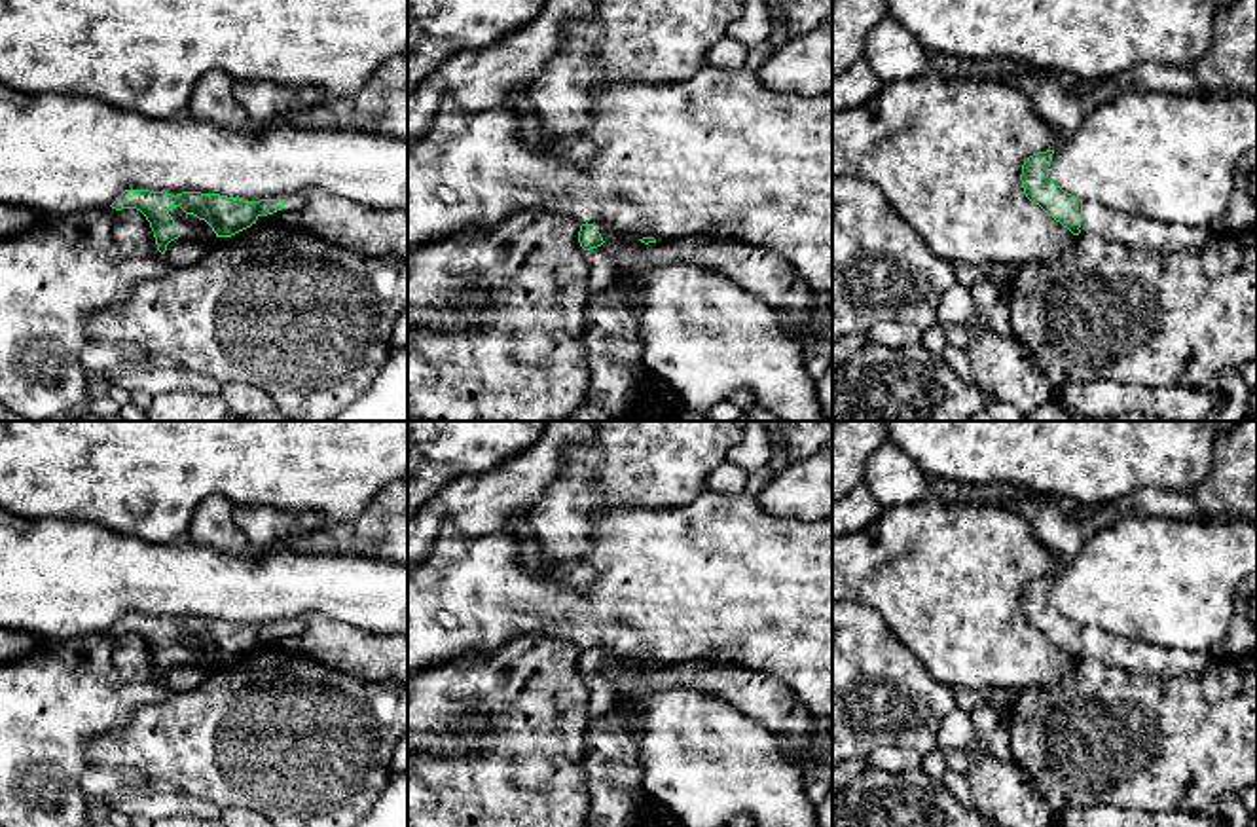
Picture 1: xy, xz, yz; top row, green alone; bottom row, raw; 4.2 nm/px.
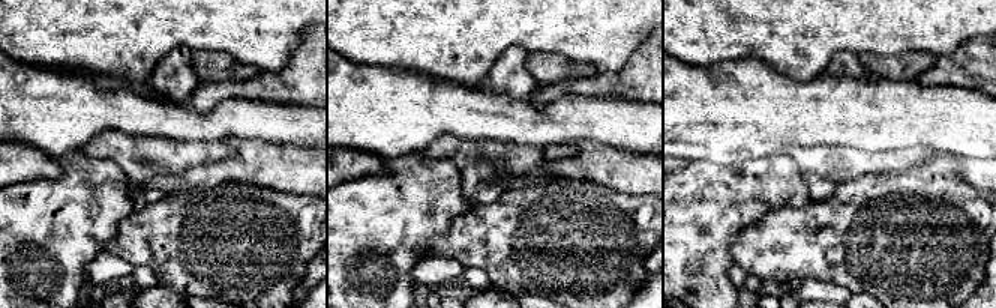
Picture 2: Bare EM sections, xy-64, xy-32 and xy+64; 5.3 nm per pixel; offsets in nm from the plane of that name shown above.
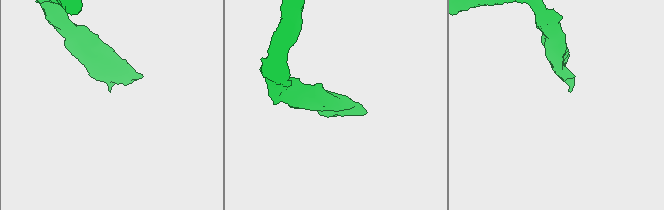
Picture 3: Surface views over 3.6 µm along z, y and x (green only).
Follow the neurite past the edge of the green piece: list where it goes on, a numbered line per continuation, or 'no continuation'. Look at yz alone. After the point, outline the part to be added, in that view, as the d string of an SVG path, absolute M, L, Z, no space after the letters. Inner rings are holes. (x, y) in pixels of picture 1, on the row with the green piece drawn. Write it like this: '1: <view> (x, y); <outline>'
1: yz (1115, 226); M1083 201L1081 233L1098 235L1128 248L1157 250L1160 254L1200 252L1211 239L1210 226L1166 224L1109 209L1098 201Z

